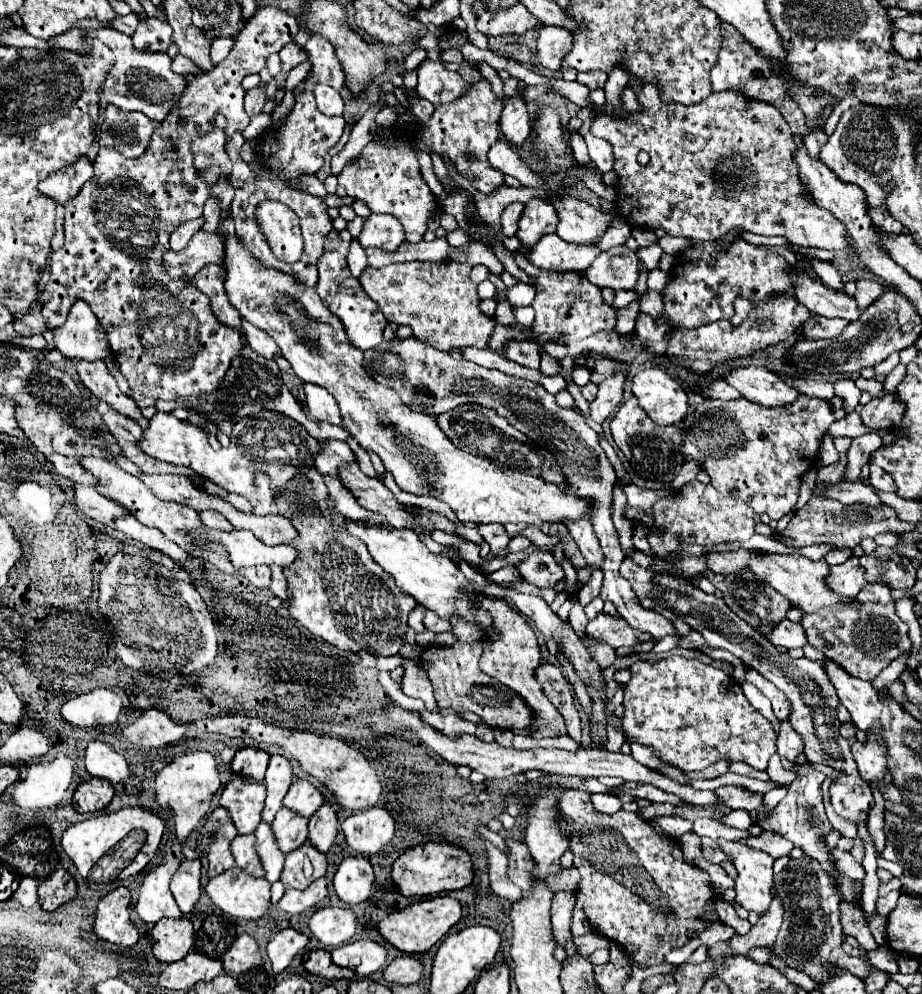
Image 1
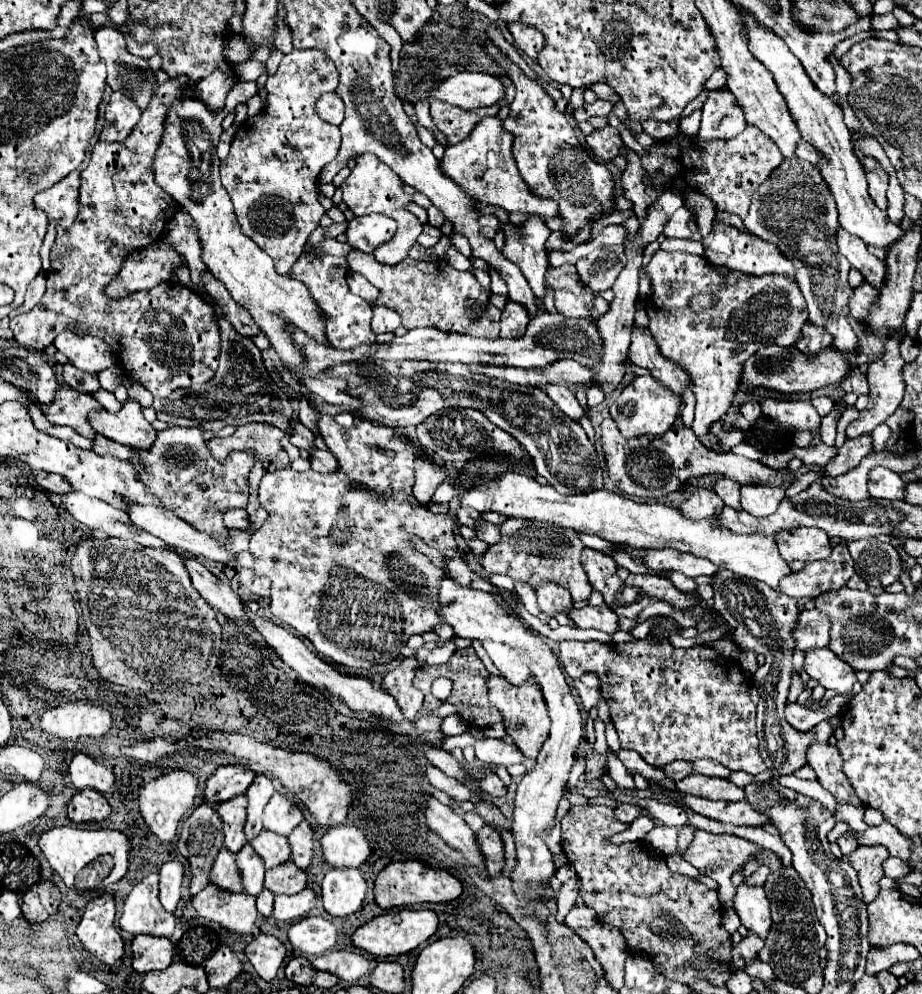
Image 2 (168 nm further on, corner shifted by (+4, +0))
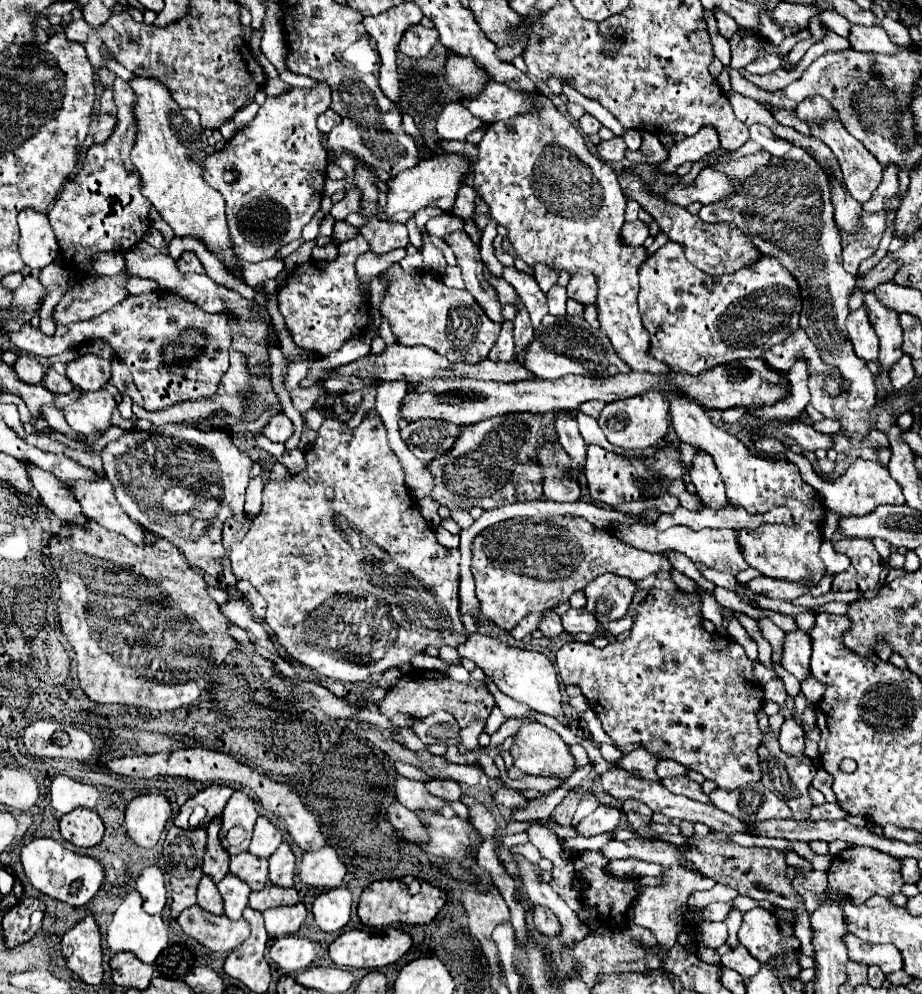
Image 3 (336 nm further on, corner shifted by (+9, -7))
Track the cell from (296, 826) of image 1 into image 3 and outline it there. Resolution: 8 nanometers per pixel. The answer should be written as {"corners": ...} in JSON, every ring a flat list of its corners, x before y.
{"corners":[[243,852,241,856,231,858,229,872,247,882,249,888,257,892,267,882,267,860,257,860,257,856,249,856,249,852]]}

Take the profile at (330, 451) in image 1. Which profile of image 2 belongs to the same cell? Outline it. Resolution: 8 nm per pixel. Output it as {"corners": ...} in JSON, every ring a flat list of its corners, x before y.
{"corners":[[296,423,296,425,294,425,294,433,292,433,292,437,290,437,290,443,292,443,294,447,298,447,298,449,308,451,308,453,316,449,316,445,314,445,314,433,312,433,308,427,304,427,302,423]]}

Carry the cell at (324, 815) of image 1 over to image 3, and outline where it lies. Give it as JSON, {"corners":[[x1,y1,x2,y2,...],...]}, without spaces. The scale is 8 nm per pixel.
{"corners":[[281,844,275,854,269,858,269,880,275,886,291,888,293,886,293,870,295,870,295,856,289,844]]}

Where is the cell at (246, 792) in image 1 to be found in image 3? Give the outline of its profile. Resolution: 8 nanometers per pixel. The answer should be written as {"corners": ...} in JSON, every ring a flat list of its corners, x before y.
{"corners":[[219,818,207,826,207,850,203,858,203,872,211,876,215,884,229,872,229,854,221,848,221,842,217,836,219,828,221,828]]}

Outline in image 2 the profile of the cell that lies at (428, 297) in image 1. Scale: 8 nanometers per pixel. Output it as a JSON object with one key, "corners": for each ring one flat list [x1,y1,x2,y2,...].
{"corners":[[352,251,348,255,352,271,364,275,378,291,376,305,394,309,402,317,402,327,436,327,442,331,458,331,472,337,496,339,500,329,500,309,488,303,490,291,484,289,472,273,456,271,444,259,440,261,414,261,406,257,398,265,382,265,370,253]]}

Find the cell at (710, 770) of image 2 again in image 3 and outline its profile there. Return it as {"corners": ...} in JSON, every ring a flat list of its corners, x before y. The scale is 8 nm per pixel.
{"corners":[[659,760,657,762,657,776,665,778,665,776,685,776,689,770,685,766,679,766,671,760]]}

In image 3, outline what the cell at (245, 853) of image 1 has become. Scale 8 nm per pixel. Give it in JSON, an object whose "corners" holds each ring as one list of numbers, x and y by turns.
{"corners":[[203,876,197,886,197,906,215,916,223,914,221,896,217,896,217,886,213,884,213,880,209,880,209,876]]}

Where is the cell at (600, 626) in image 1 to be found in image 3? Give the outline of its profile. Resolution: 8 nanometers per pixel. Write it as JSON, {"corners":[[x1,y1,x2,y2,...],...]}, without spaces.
{"corners":[[569,608,563,616,563,628,569,634,593,634,597,630,597,620,593,620,593,616,589,616,589,612,585,612,585,608]]}

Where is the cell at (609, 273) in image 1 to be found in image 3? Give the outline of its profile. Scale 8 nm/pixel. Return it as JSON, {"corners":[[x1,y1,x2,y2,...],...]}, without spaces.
{"corners":[[577,272,567,284,567,296,581,302,581,304,593,304,597,296,595,276,591,272]]}

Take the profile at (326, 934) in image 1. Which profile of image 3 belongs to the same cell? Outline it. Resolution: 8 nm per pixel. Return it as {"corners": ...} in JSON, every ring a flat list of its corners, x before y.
{"corners":[[299,936,277,938,269,948,271,962,285,974,295,974,299,970,309,968,315,956,317,956,317,944]]}

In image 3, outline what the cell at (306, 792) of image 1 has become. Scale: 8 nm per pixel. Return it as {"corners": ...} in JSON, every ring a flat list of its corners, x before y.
{"corners":[[259,816,255,822,255,832,253,832,253,840,249,846,249,854,257,858,269,858,281,842,283,842,281,830,273,826,265,816]]}

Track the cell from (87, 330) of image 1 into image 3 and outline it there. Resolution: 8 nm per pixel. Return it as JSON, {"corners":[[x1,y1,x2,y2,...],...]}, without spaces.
{"corners":[[79,354,67,364,67,378,83,392,101,390,111,380,111,362,93,354]]}

